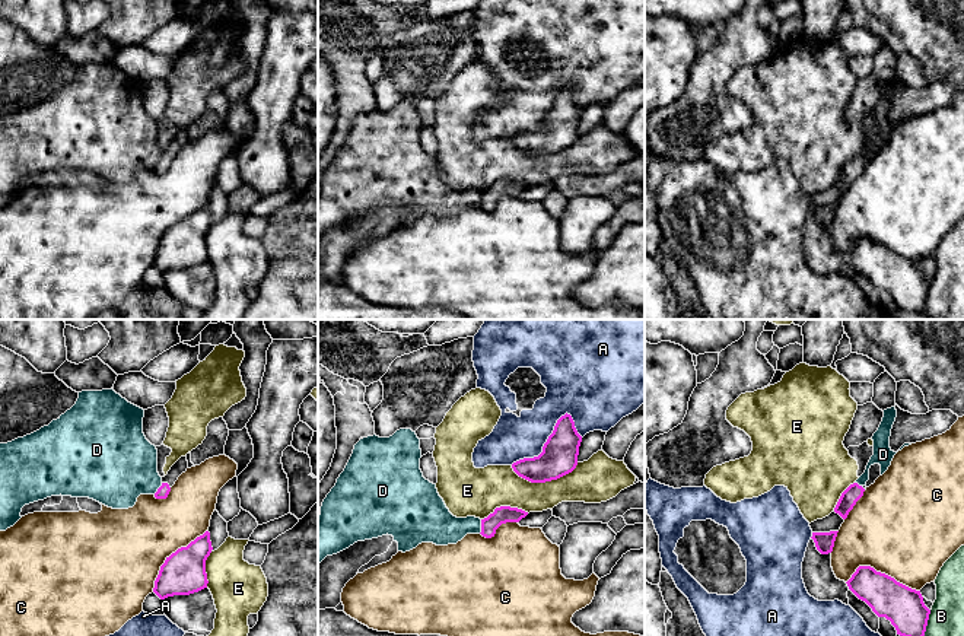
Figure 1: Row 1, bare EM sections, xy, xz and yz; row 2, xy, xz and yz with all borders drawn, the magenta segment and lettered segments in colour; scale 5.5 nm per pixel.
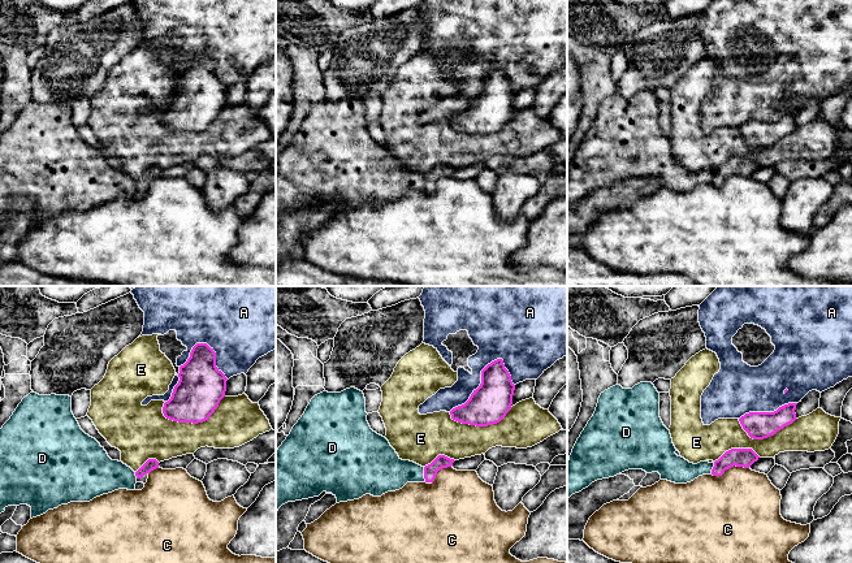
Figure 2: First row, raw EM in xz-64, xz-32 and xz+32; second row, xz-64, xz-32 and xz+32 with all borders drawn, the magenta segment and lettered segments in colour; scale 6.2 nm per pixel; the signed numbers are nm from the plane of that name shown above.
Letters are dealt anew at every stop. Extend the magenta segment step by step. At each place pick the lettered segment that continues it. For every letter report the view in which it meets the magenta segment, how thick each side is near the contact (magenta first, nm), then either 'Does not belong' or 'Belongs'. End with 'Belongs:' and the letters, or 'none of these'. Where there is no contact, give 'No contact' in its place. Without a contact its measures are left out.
A: Touches magenta in xz. Thickness 200 nm (magenta) against 240 nm. Does not belong
B: Touches magenta in yz. Thickness 220 nm (magenta) against 240 nm. Does not belong
C: Touches magenta in yz. Thickness 220 nm (magenta) against 500 nm. Does not belong
D: Touches magenta in xz. Thickness 100 nm (magenta) against 200 nm. Does not belong
E: Touches magenta in xz. Thickness 200 nm (magenta) against 220 nm. Does not belong
Belongs: none of these

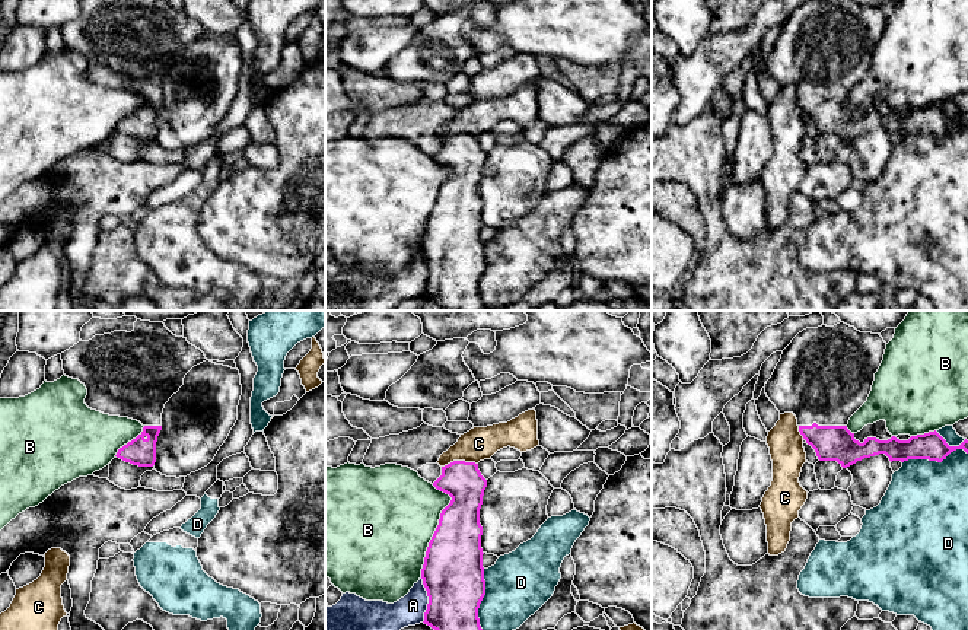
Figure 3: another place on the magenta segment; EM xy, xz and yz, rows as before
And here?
A: Touches magenta in xz. Thickness 340 nm (magenta) against 180 nm. Does not belong
B: Touches magenta in xz. Thickness 320 nm (magenta) against 480 nm. Does not belong
C: Touches magenta in xz. Thickness 220 nm (magenta) against 180 nm. Does not belong
D: Touches magenta in yz. Thickness 150 nm (magenta) against 460 nm. Does not belong
Belongs: none of these

